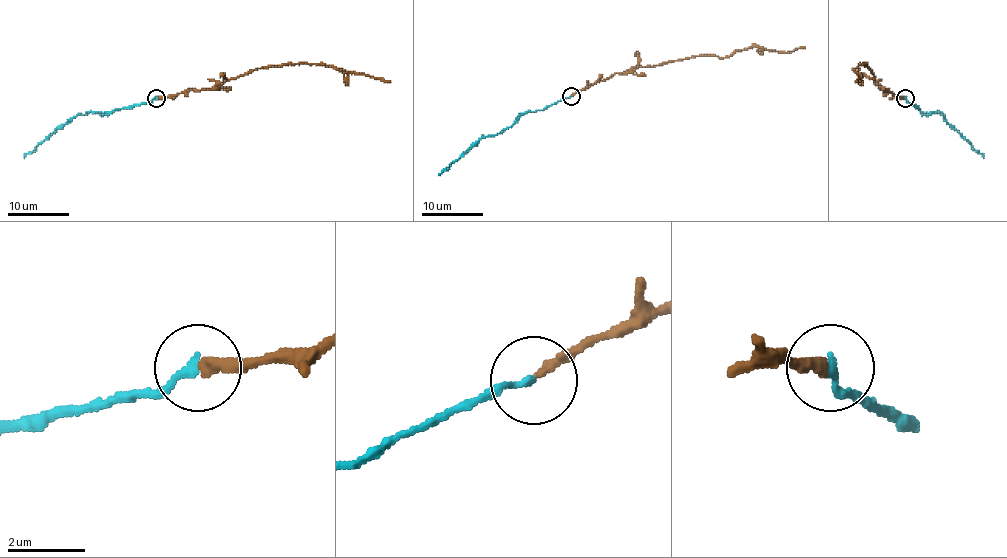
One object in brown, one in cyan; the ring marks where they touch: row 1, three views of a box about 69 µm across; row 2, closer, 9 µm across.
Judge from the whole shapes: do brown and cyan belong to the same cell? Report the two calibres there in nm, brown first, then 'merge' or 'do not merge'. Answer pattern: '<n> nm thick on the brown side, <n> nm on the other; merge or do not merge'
240 nm thick on the brown side, 200 nm on the other; merge

